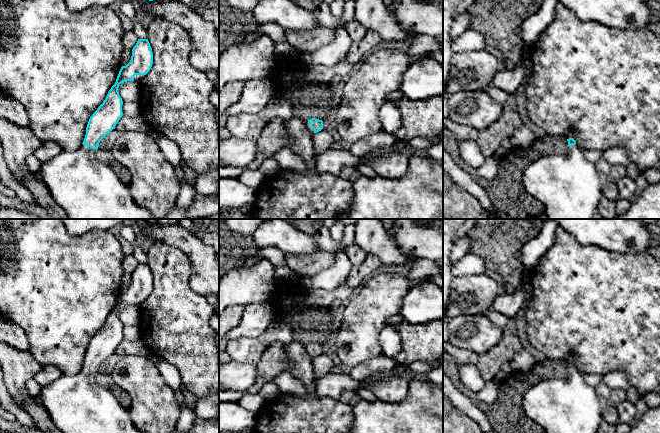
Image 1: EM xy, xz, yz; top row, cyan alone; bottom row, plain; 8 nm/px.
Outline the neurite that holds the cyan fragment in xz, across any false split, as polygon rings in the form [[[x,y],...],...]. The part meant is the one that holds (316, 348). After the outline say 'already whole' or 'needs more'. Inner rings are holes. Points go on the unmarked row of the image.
[[[312,342],[308,345],[305,345],[305,350],[311,357],[317,357],[323,353],[323,345]]]; needs more

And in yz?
[[[573,362],[567,365],[568,376],[565,379],[545,378],[530,388],[524,395],[523,409],[546,433],[598,433],[604,421],[599,396]]]; needs more

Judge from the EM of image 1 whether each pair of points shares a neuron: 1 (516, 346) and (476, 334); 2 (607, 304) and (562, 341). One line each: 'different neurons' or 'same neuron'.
1: different neurons
2: same neuron

